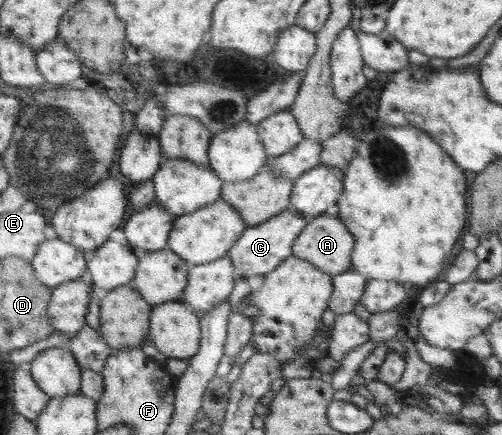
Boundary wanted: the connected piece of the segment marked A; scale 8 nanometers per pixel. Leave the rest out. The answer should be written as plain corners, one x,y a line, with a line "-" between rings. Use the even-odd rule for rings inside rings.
334,210
312,219
294,243
294,254
297,257
310,261
333,278
353,269
352,253
356,244
356,237
337,214

